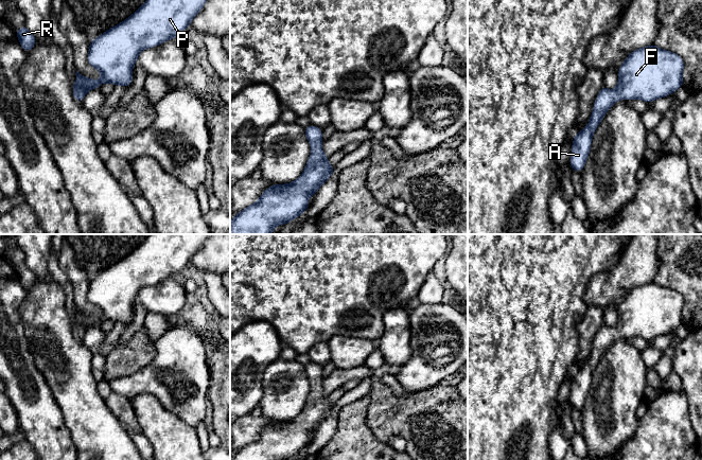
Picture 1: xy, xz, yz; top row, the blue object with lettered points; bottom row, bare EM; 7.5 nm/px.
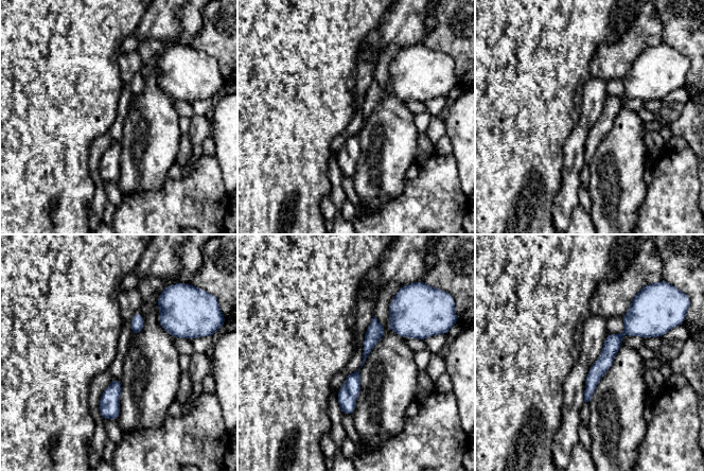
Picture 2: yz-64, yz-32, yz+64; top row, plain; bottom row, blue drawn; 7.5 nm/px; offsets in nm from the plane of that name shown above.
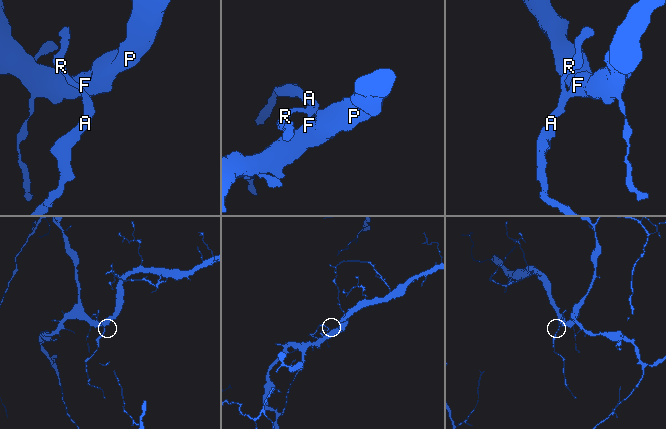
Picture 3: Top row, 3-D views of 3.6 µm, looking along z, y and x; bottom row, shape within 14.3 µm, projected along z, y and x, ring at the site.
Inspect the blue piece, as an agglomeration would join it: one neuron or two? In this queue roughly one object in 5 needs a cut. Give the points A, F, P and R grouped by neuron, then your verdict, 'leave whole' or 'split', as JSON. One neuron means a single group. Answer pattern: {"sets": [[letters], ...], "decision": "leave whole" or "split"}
{"sets": [["A", "F", "P", "R"]], "decision": "leave whole"}

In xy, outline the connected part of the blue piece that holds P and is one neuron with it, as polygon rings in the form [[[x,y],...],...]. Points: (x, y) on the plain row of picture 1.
[[[150,234],[124,259],[89,279],[87,299],[100,308],[102,316],[88,316],[76,308],[77,316],[72,321],[72,331],[76,339],[82,341],[89,328],[98,326],[105,320],[129,324],[134,318],[133,304],[137,301],[139,291],[145,286],[155,285],[178,275],[192,261],[194,253],[203,247],[208,236],[209,234]]]

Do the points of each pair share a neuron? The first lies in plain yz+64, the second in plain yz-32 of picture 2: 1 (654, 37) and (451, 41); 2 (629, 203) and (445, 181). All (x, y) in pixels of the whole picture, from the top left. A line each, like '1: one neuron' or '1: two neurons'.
1: two neurons
2: two neurons

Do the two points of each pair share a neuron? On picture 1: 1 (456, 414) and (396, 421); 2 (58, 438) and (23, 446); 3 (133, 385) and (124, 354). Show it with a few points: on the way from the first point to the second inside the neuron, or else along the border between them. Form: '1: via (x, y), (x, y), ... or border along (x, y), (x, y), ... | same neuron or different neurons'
1: via (441, 412), (435, 408), (410, 413) | same neuron
2: border along (25, 439), (34, 448) | different neurons
3: border along (151, 360), (130, 374), (109, 381) | different neurons

